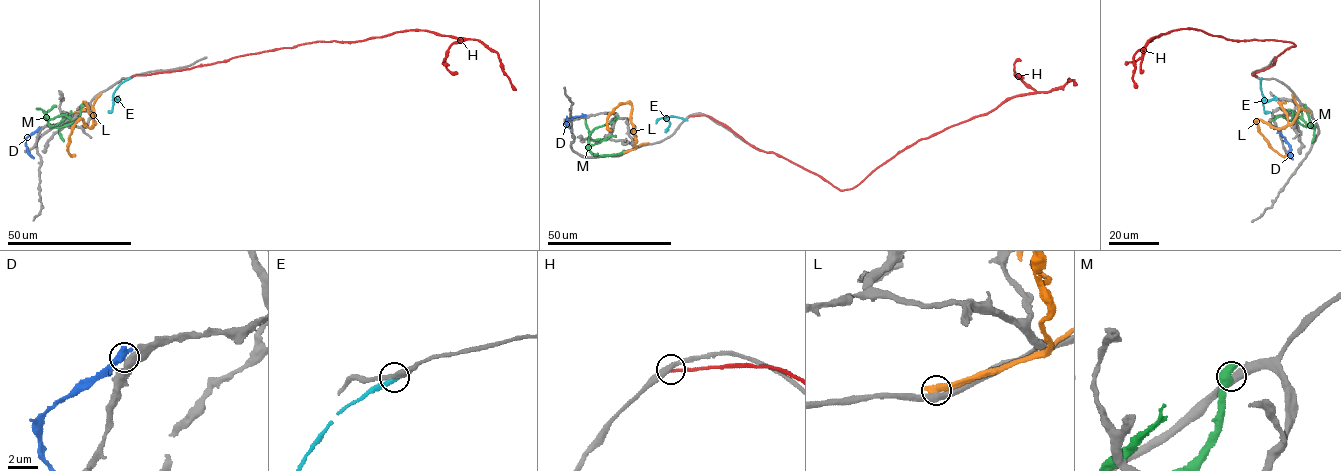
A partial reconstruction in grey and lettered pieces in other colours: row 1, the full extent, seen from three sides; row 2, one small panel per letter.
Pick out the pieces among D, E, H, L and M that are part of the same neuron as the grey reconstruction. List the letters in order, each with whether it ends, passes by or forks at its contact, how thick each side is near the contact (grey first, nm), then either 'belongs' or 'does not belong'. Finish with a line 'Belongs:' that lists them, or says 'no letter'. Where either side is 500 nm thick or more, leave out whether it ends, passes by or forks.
D: 480 nm thick on the grey side, 600 nm on the other; does not belong
E: it ends there; 300 nm thick on the grey side, 440 nm on the other; does not belong
H: it ends there; 360 nm thick on the grey side, 220 nm on the other; does not belong
L: 500 nm thick on the grey side, 550 nm on the other; does not belong
M: 480 nm thick on the grey side, 750 nm on the other; does not belong
Belongs: no letter

